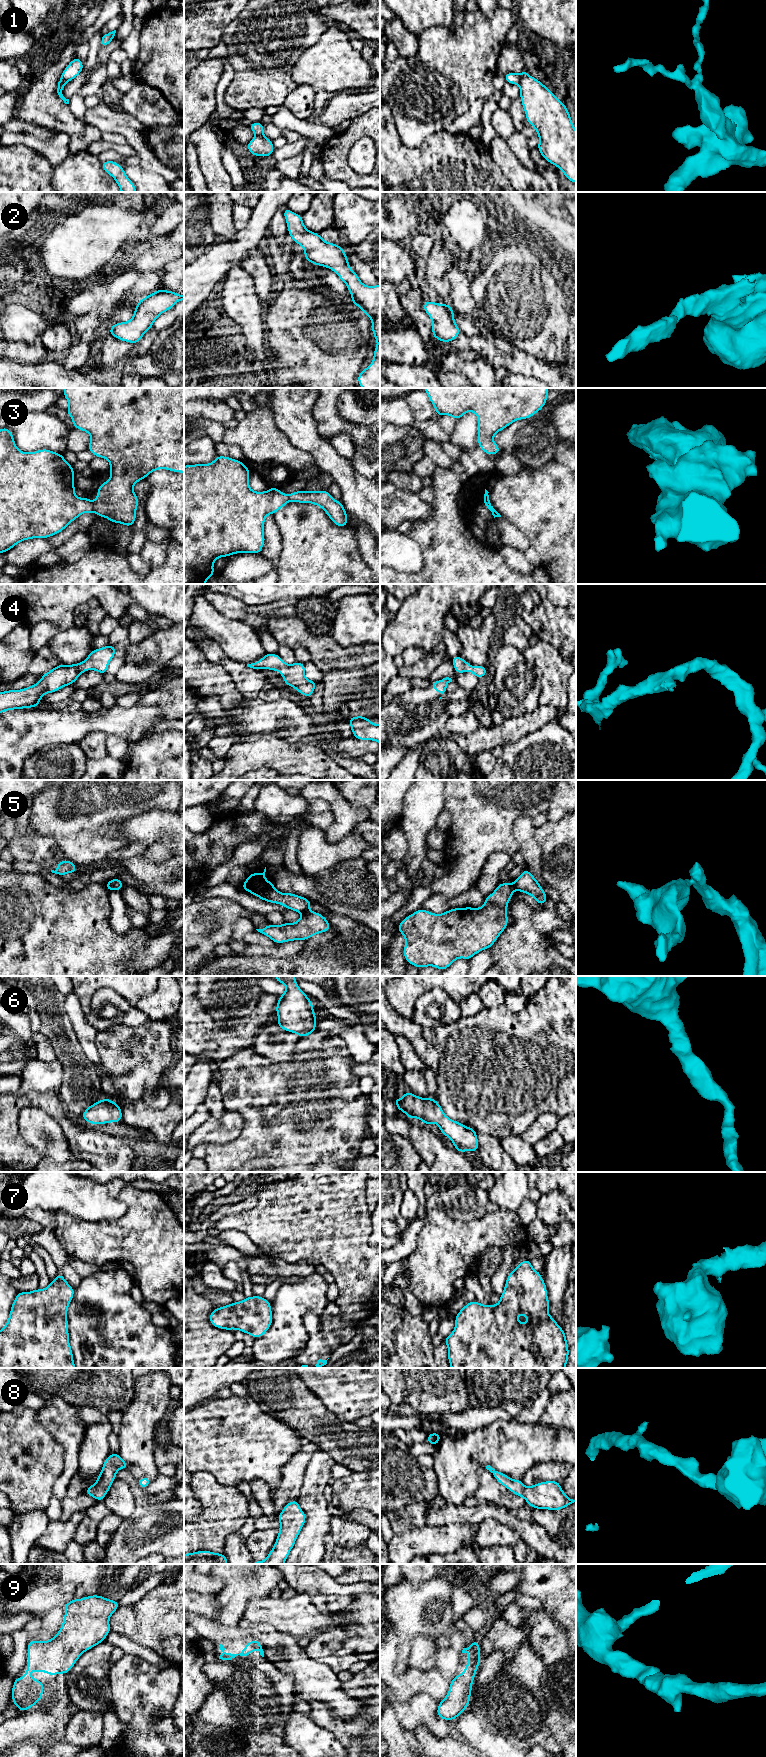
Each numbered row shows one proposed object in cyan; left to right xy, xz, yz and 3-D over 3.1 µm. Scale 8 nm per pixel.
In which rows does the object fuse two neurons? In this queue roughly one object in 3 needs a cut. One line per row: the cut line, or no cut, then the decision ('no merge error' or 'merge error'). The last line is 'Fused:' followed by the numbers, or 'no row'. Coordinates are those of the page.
1: yz (527, 74), (518, 84) | merge error
2: no cut | no merge error
3: xy (91, 502), (93, 510) | merge error
4: no cut | no merge error
5: xz (308, 910), (303, 914) | merge error
6: no cut | no merge error
7: no cut | no merge error
8: no cut | no merge error
9: no cut | no merge error
Fused: 1, 3, 5

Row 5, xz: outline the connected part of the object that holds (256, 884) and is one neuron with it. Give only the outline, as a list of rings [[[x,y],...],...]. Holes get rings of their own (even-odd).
[[[266,867],[263,873],[249,873],[248,878],[240,888],[266,902],[277,903],[289,910],[302,914],[309,911],[312,901],[294,893],[280,893],[275,889],[274,884],[265,878],[265,872]]]

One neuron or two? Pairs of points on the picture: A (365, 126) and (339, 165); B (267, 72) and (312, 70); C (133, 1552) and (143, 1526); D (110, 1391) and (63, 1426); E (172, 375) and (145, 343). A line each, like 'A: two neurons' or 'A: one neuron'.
A: one neuron
B: two neurons
C: one neuron
D: two neurons
E: two neurons

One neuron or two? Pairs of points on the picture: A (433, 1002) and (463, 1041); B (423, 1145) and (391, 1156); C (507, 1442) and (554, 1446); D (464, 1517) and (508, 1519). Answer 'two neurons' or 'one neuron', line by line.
A: two neurons
B: two neurons
C: one neuron
D: one neuron

